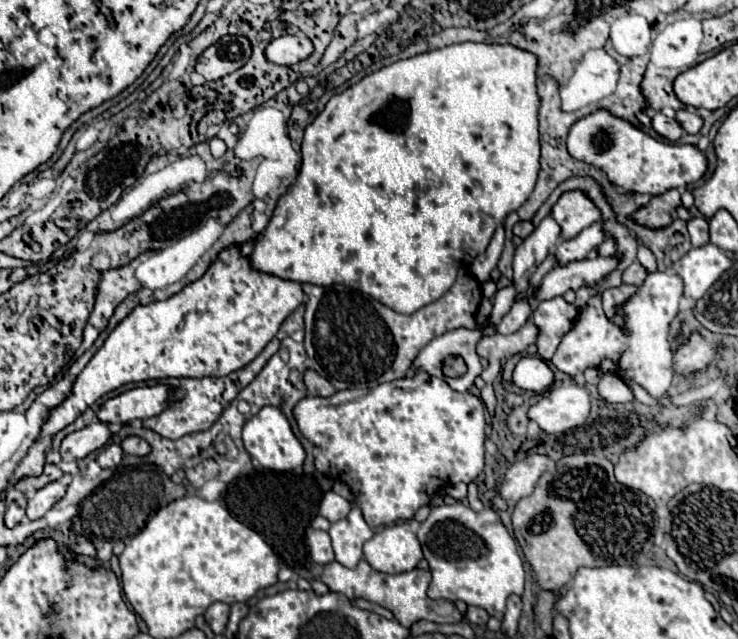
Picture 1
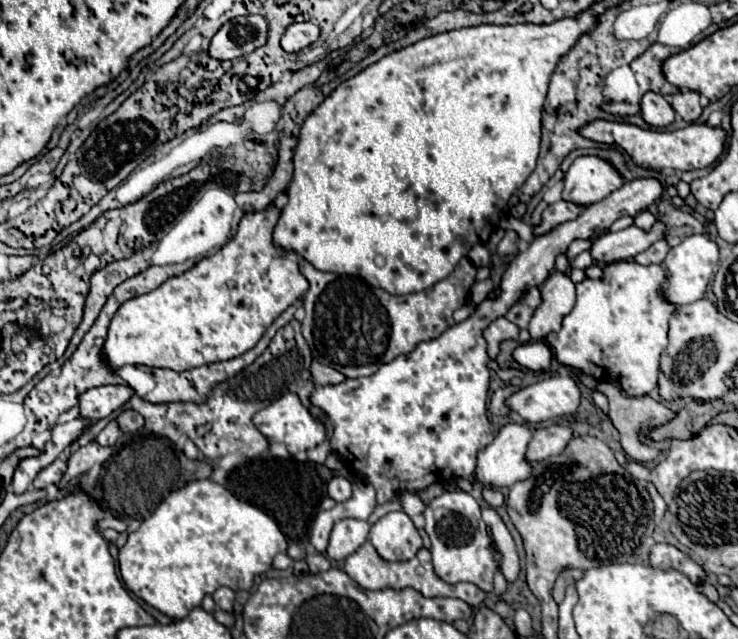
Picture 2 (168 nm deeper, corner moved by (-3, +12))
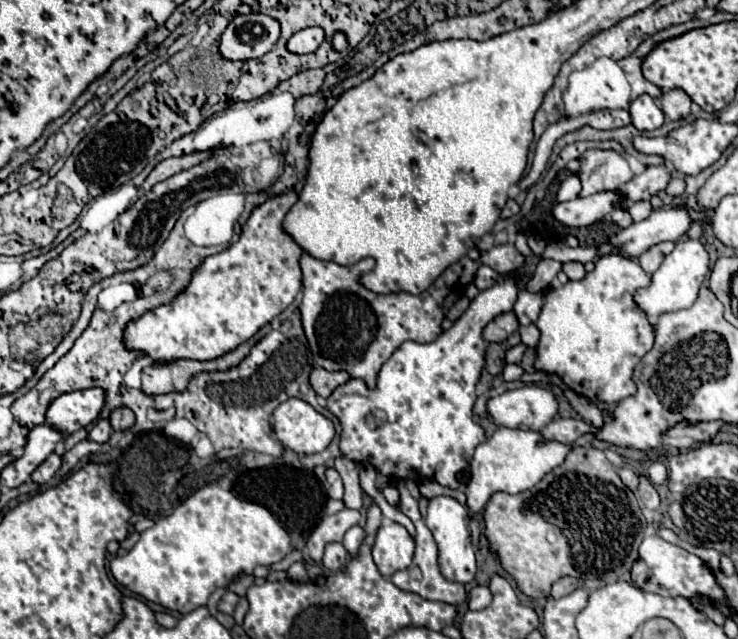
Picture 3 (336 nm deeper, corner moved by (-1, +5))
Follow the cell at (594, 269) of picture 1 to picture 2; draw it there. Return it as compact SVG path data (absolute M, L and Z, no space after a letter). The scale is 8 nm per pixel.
M656 222L650 232L644 232L636 226L630 226L620 232L604 232L594 240L590 254L596 264L612 264L622 260L632 260L638 252L644 252L652 242L664 236L664 224Z

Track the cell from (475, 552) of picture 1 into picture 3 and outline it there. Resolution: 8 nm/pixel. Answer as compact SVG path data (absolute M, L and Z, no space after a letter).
M434 497L428 503L428 515L426 515L426 525L432 531L436 543L438 543L438 565L440 571L446 579L458 581L458 583L470 583L474 581L476 575L476 557L474 557L474 547L470 539L470 529L468 529L468 511L464 505L460 505L452 497Z

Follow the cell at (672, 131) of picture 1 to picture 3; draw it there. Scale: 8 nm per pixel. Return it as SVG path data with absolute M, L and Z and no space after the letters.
M640 95L638 99L634 99L628 111L632 117L632 125L638 131L652 131L664 123L664 113L650 95Z

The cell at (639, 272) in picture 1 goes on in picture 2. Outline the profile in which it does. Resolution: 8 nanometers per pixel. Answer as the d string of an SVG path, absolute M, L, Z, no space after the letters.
M656 240L656 244L652 244L648 250L640 252L640 254L634 258L634 262L642 264L642 266L662 264L666 254L668 254L668 244L666 244L666 240Z

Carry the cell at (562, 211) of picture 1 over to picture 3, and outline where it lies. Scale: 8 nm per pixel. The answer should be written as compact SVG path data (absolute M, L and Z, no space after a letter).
M590 149L582 159L584 161L578 171L582 181L582 197L594 195L598 191L618 189L634 177L628 161L612 149Z

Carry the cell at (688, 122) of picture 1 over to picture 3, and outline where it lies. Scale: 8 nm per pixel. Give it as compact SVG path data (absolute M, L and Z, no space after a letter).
M672 89L672 91L666 91L662 97L660 97L660 103L662 103L662 111L666 117L670 117L672 121L678 121L678 119L684 119L690 115L690 97L682 91L682 89Z

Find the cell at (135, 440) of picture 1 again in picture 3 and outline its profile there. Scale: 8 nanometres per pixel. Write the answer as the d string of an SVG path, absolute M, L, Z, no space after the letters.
M120 407L118 411L110 413L110 425L114 431L124 431L134 425L134 413L128 407Z

